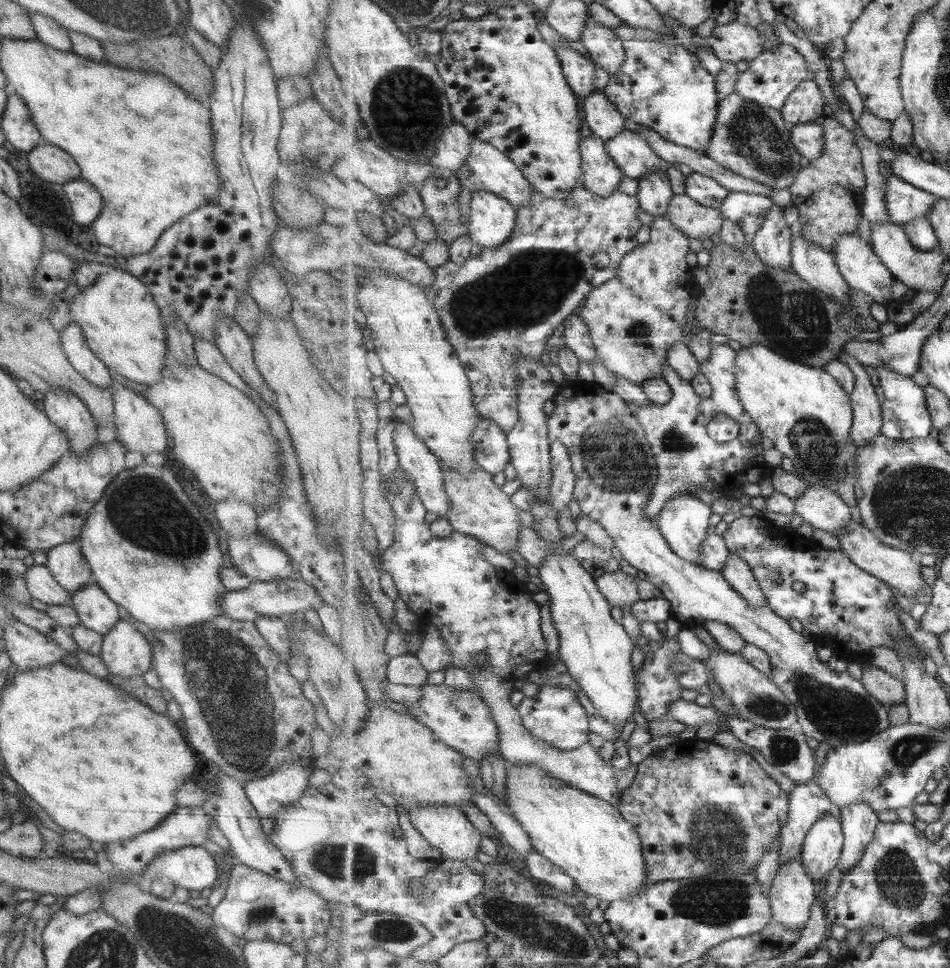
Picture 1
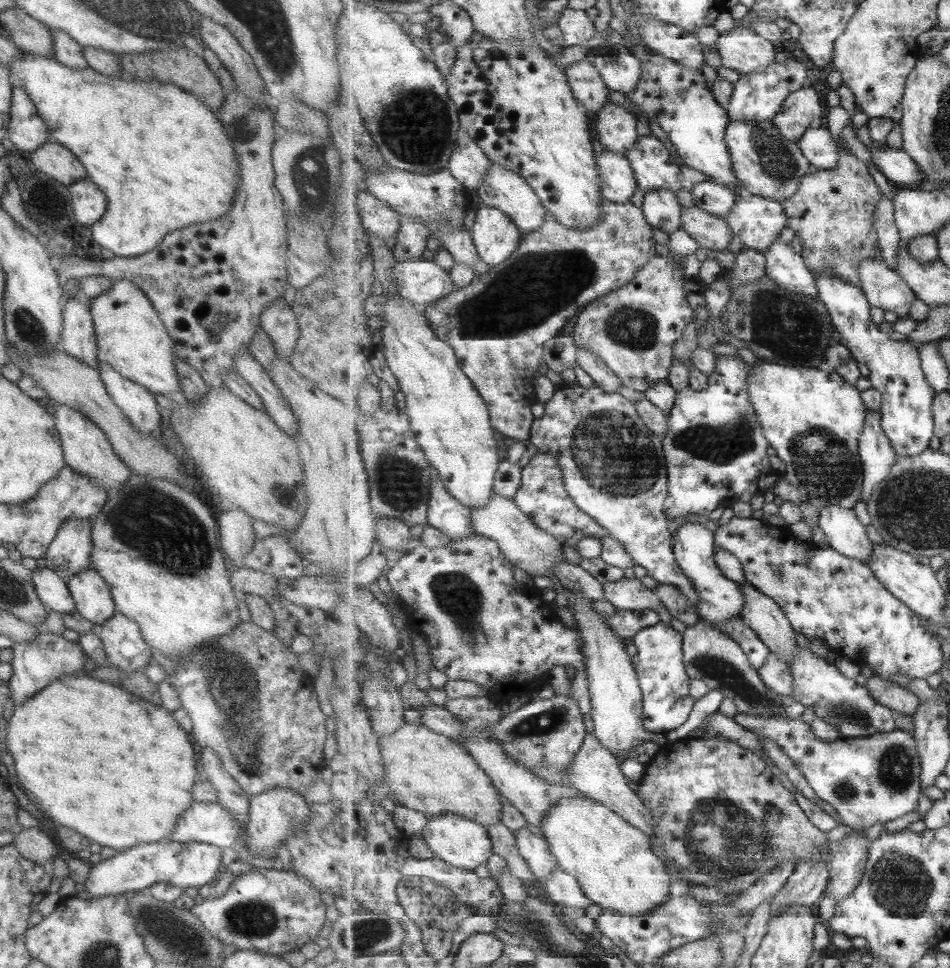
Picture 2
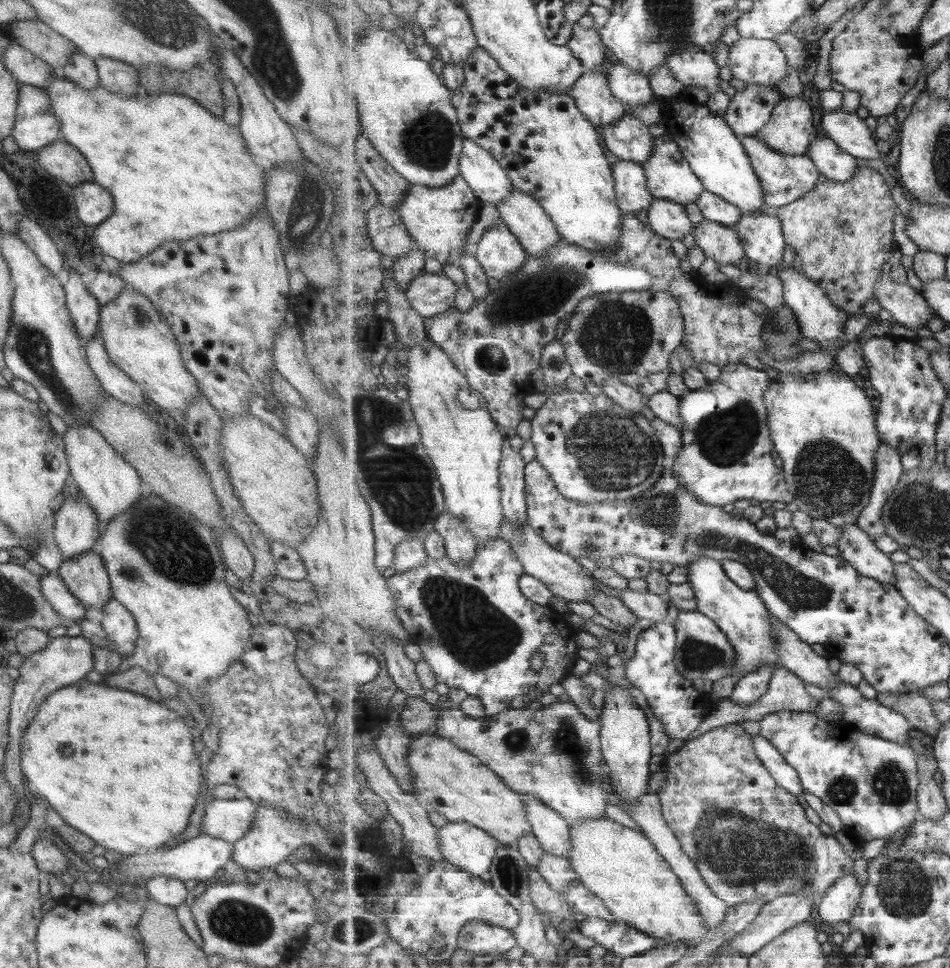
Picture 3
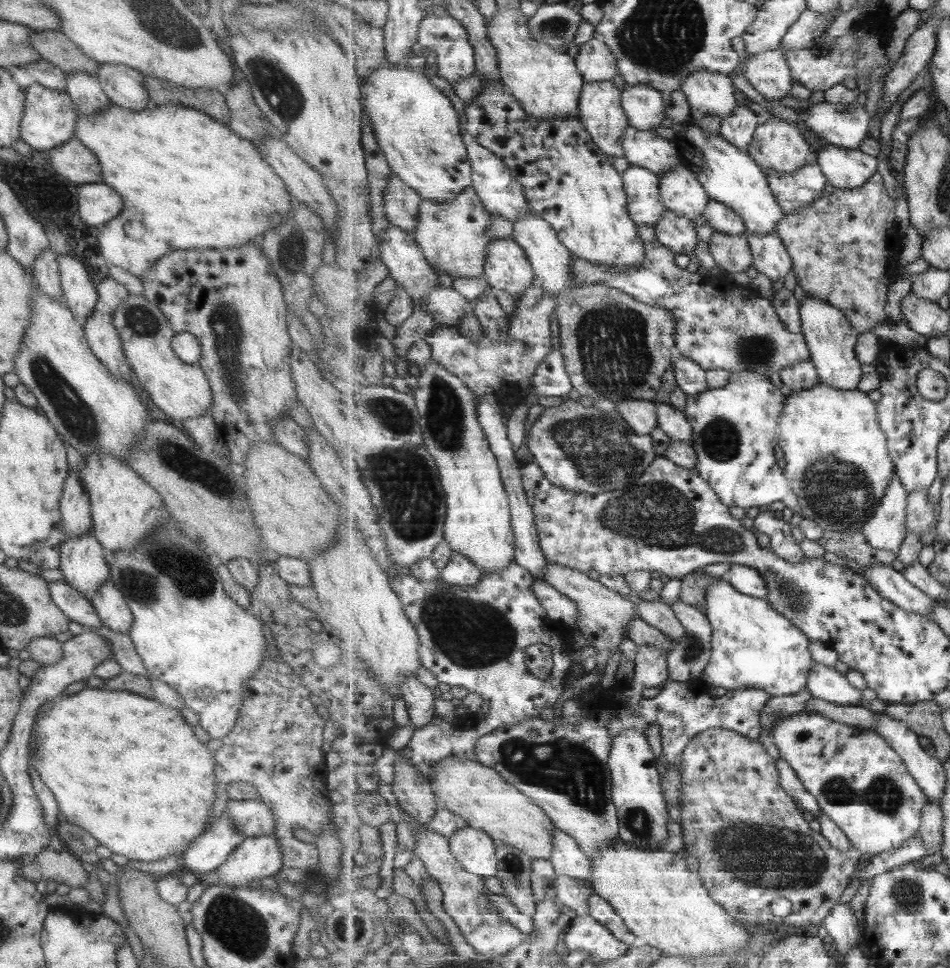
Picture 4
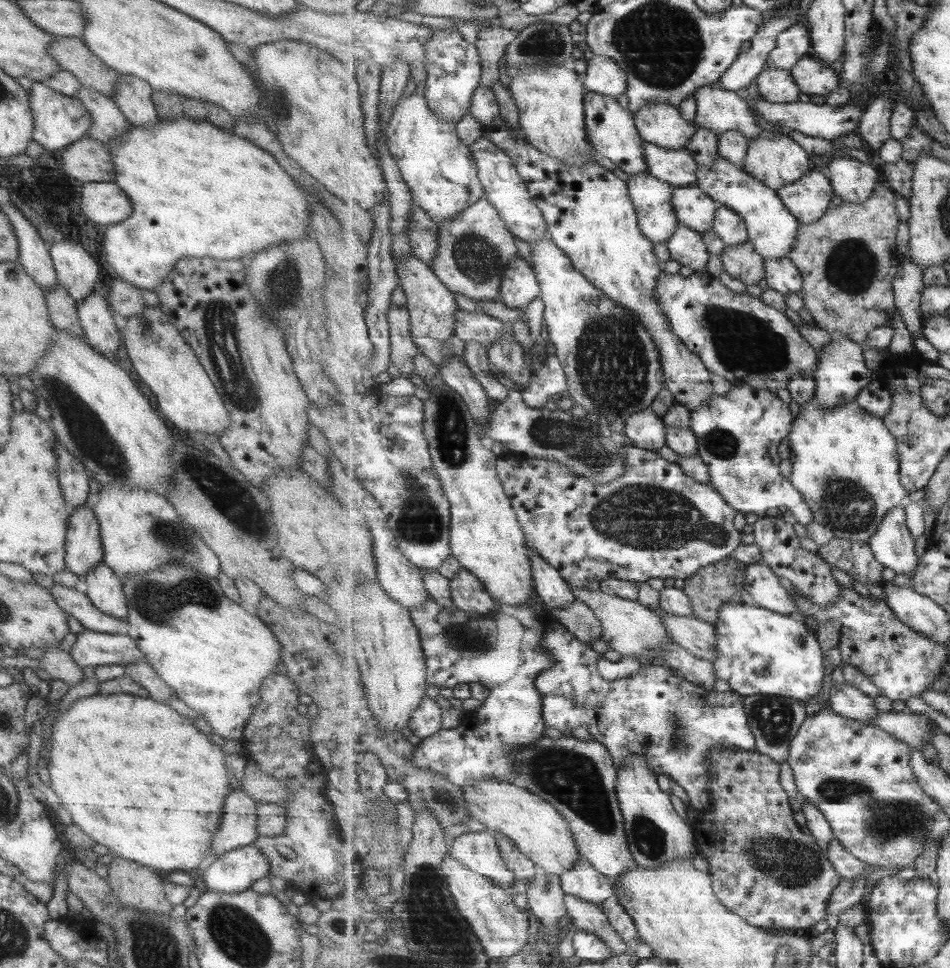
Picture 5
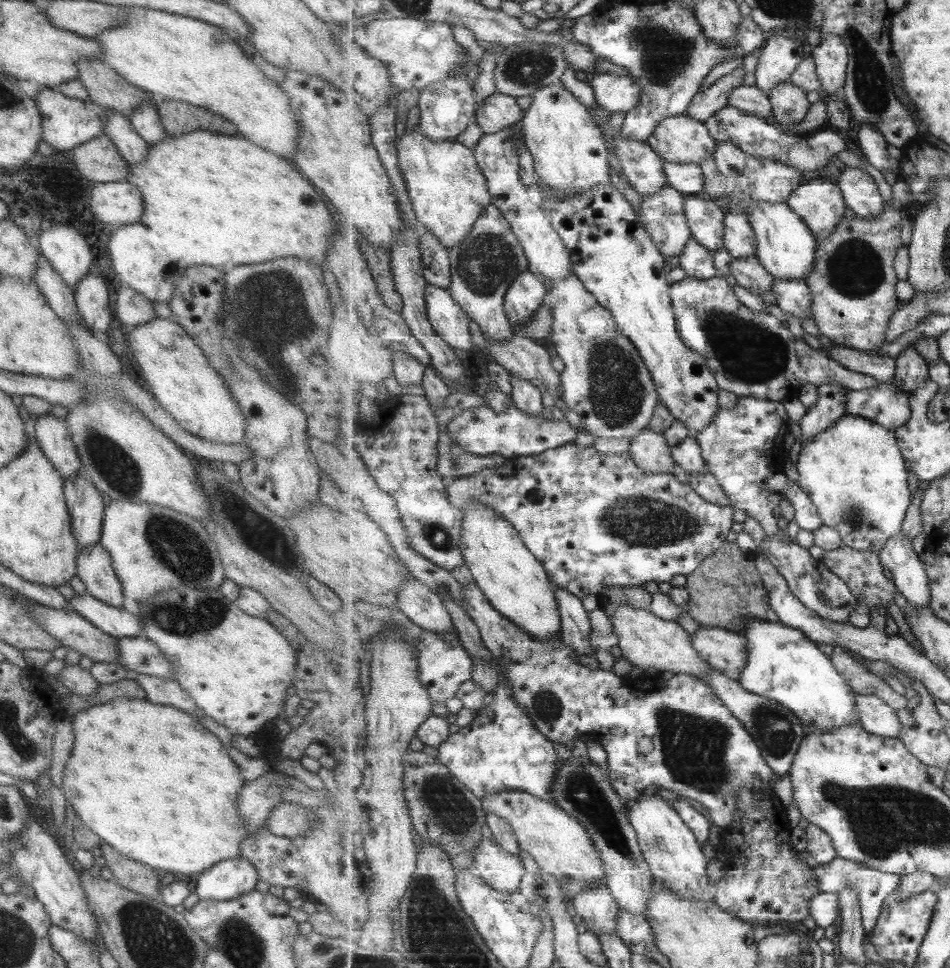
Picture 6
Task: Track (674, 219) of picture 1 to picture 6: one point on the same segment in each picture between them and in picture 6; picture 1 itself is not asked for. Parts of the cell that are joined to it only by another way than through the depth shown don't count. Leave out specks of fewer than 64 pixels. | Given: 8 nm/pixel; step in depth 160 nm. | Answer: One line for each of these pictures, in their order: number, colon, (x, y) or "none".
2: (713, 232)
3: (723, 244)
4: (733, 254)
5: (743, 261)
6: (749, 273)

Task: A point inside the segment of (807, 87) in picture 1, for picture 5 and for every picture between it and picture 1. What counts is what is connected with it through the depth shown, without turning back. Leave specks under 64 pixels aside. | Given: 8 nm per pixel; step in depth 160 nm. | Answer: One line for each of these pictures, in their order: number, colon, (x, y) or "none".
2: (802, 110)
3: (790, 131)
4: (777, 144)
5: (777, 160)

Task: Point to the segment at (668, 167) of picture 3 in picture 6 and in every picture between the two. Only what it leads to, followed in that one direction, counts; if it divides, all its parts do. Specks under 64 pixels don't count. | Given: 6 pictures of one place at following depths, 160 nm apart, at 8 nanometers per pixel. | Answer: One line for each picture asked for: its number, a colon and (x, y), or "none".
4: (682, 192)
5: (696, 209)
6: (706, 217)

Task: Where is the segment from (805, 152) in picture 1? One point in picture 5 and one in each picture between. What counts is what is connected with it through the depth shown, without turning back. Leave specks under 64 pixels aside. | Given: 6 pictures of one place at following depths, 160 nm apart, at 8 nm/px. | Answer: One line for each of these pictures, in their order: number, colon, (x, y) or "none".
2: (818, 145)
3: (834, 163)
4: (845, 168)
5: (856, 182)

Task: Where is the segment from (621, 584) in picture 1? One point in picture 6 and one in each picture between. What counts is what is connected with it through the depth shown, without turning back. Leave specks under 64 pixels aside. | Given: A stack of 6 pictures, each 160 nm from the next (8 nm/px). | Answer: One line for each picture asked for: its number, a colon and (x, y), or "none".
2: (627, 594)
3: (654, 607)
4: (660, 615)
5: (700, 638)
6: (727, 651)

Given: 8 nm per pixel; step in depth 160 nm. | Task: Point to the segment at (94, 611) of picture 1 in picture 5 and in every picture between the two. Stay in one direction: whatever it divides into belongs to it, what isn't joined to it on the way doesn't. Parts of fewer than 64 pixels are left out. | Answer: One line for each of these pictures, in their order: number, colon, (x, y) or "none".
2: (92, 598)
3: (85, 576)
4: (81, 561)
5: (83, 550)

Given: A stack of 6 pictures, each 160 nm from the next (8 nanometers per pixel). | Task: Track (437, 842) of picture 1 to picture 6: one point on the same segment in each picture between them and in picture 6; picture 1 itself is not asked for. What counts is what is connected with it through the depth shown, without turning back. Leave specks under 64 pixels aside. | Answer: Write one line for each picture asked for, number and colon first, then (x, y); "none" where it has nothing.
2: (464, 843)
3: (469, 847)
4: (476, 850)
5: (479, 850)
6: (502, 870)

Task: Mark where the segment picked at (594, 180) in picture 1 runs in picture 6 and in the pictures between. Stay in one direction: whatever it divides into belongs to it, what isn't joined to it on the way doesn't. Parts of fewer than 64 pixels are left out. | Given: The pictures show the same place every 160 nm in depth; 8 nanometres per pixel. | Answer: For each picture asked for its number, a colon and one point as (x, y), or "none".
2: (620, 182)
3: (633, 193)
4: (642, 185)
5: (654, 199)
6: (663, 215)

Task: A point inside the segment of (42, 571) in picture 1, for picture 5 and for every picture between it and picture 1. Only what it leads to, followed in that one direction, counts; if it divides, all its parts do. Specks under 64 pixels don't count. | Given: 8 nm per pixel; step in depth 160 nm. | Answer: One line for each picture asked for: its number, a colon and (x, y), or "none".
2: (51, 589)
3: (57, 594)
4: (77, 608)
5: (71, 601)

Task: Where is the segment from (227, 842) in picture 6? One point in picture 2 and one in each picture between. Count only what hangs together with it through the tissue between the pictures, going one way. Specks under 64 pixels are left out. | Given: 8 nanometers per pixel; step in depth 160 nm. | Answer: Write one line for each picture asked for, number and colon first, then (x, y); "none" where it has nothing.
2: (99, 760)
3: (120, 768)
4: (127, 769)
5: (138, 778)

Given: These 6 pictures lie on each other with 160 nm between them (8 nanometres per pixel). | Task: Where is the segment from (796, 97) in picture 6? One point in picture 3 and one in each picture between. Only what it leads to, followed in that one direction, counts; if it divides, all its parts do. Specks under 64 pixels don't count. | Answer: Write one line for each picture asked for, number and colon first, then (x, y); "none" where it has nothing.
3: (757, 60)
4: (769, 73)
5: (777, 85)

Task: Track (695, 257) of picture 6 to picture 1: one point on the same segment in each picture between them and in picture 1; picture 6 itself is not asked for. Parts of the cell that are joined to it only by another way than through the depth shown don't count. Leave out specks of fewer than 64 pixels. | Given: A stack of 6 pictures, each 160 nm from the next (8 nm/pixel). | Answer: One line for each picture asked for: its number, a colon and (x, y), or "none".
1: (655, 193)
2: (662, 208)
3: (669, 219)
4: (679, 233)
5: (687, 246)

